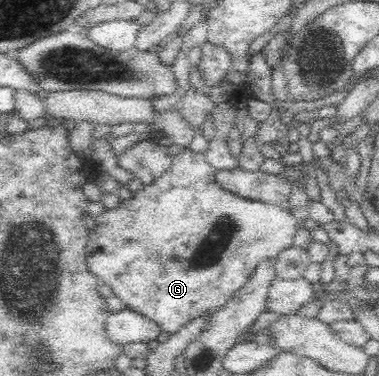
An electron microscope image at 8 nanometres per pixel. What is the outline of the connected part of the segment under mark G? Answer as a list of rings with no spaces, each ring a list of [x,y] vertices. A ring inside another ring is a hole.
[[[177,143],[168,146],[169,155],[172,155],[172,162],[167,171],[161,174],[153,183],[149,185],[134,184],[130,187],[131,197],[125,201],[120,201],[115,207],[101,210],[95,217],[95,223],[90,225],[86,243],[86,264],[88,270],[102,284],[109,285],[114,295],[119,297],[126,308],[144,315],[147,319],[157,322],[161,330],[169,335],[177,333],[182,327],[185,327],[193,319],[203,317],[203,315],[215,314],[221,307],[231,299],[237,291],[249,282],[252,275],[256,273],[257,267],[266,264],[269,259],[274,259],[281,251],[293,246],[297,227],[302,222],[295,218],[288,207],[281,204],[267,203],[265,200],[246,199],[244,196],[234,195],[231,191],[226,191],[220,187],[215,179],[215,168],[209,165],[205,159],[205,153],[195,153],[188,148],[182,148]]]

